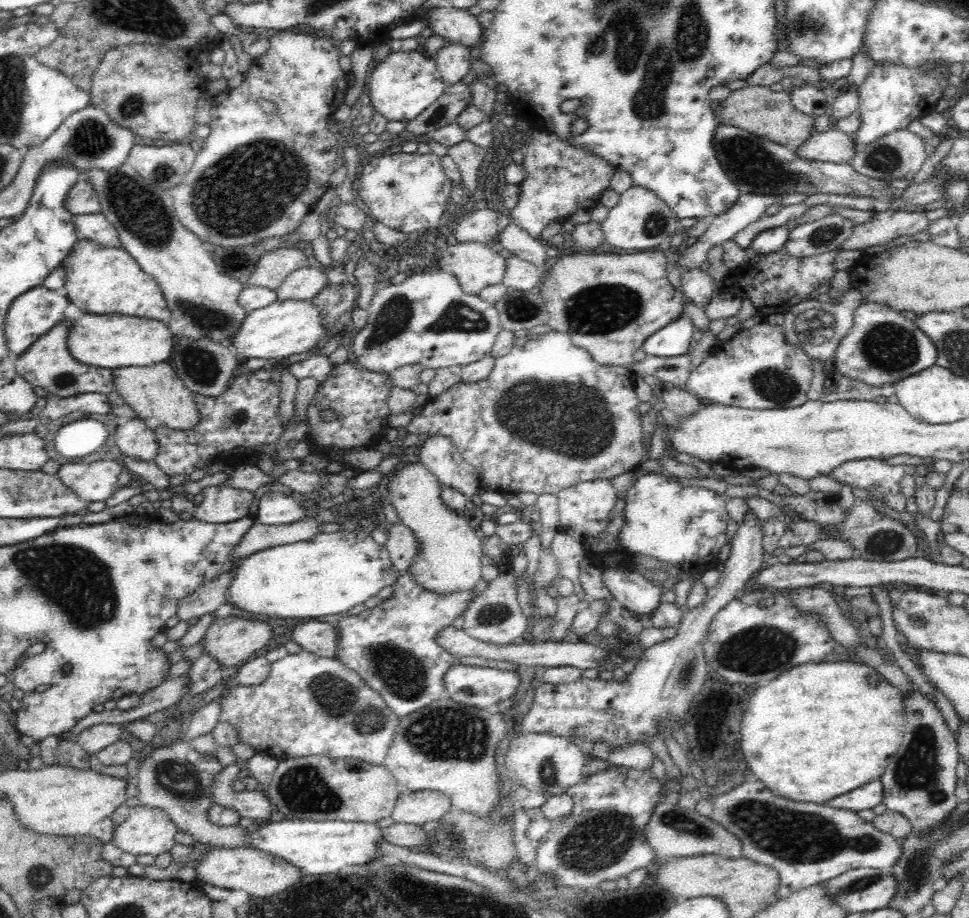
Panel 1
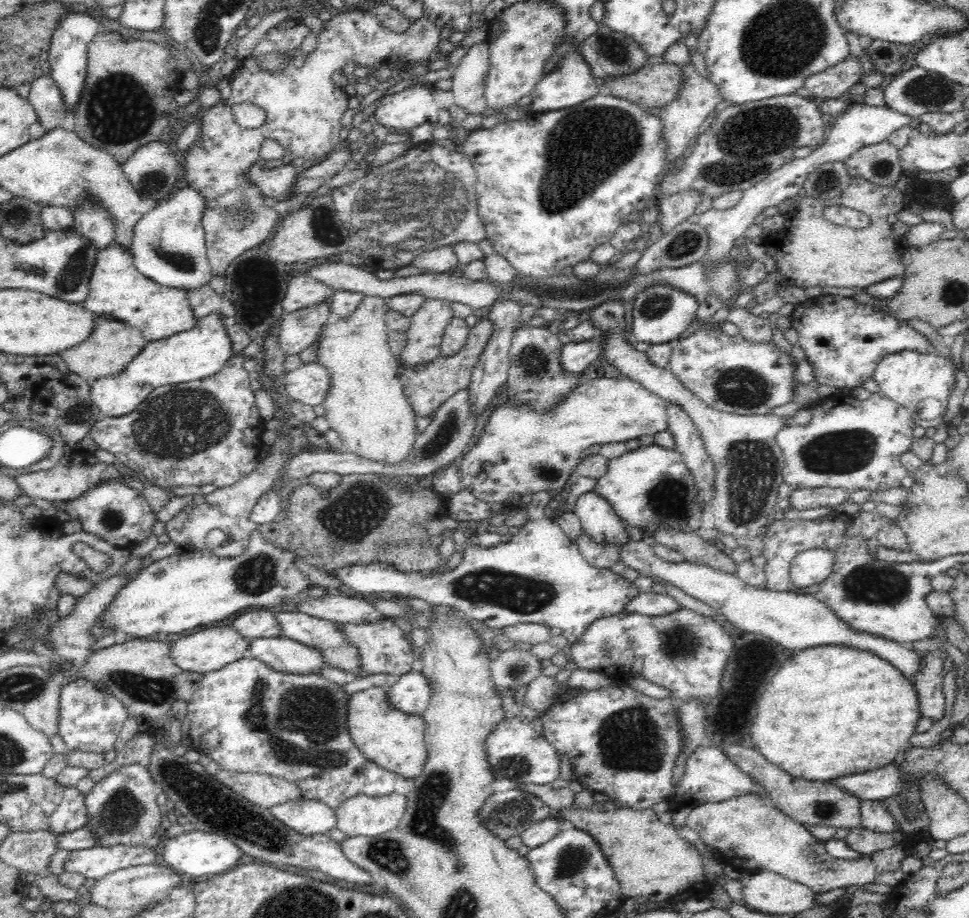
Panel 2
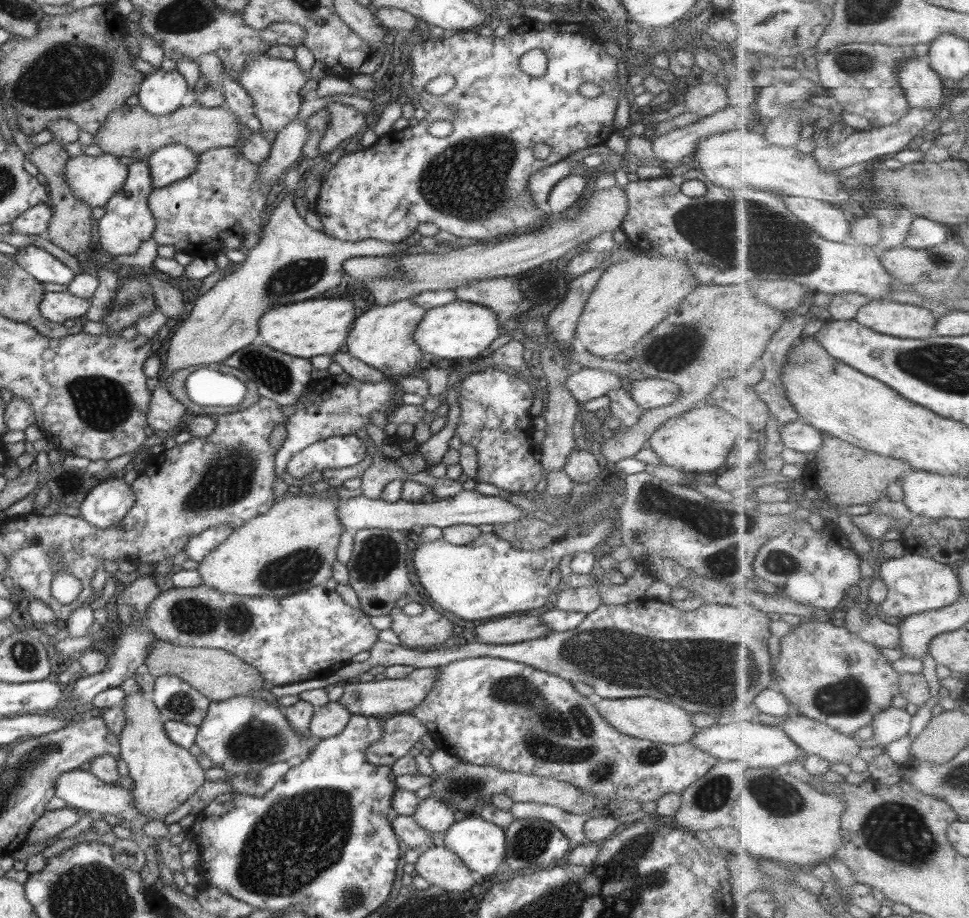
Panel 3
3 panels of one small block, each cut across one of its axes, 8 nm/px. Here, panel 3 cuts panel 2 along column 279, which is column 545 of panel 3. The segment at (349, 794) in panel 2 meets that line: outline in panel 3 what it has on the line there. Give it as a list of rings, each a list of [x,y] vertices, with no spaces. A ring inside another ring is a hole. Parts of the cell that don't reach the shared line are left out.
[[[484,656],[454,662],[446,667],[442,667],[440,670],[440,678],[434,682],[434,688],[430,688],[430,694],[409,712],[424,724],[424,727],[428,729],[429,734],[432,735],[433,740],[440,749],[445,750],[453,757],[458,757],[461,761],[475,765],[494,766],[494,768],[506,770],[506,772],[516,772],[530,776],[540,775],[546,778],[554,777],[554,779],[558,781],[572,784],[578,787],[578,789],[582,789],[582,791],[592,793],[594,797],[600,797],[603,802],[610,802],[612,798],[616,797],[616,802],[620,799],[638,799],[638,802],[642,804],[648,802],[648,800],[658,800],[658,798],[668,793],[681,793],[684,789],[688,788],[688,786],[694,784],[696,780],[702,778],[702,776],[719,761],[718,758],[705,753],[690,743],[674,746],[622,734],[610,726],[610,723],[598,713],[594,699],[595,697],[589,698],[580,694],[580,692],[574,688],[573,683],[560,678],[558,675],[538,670],[538,668],[533,668],[520,662]]]

